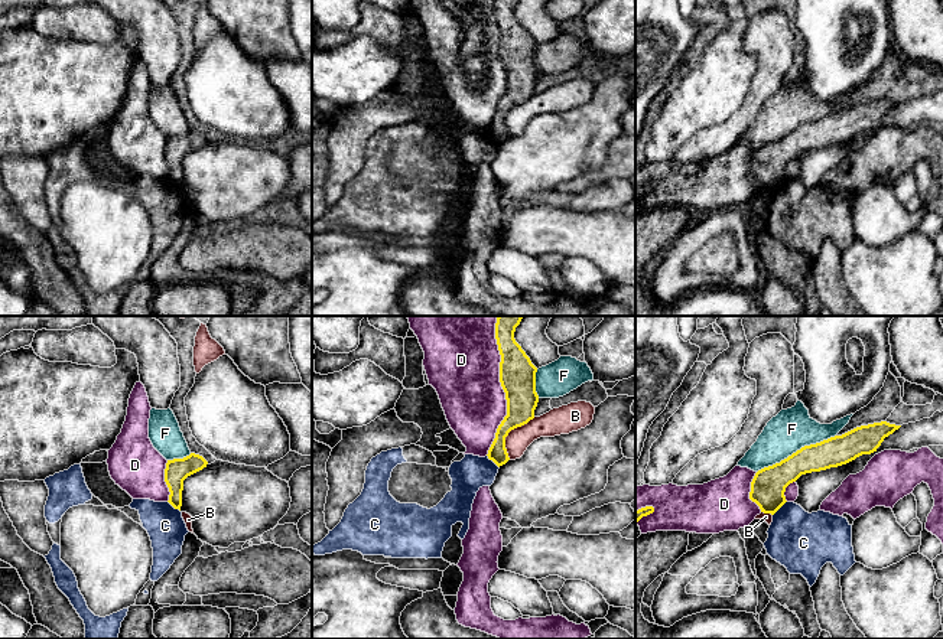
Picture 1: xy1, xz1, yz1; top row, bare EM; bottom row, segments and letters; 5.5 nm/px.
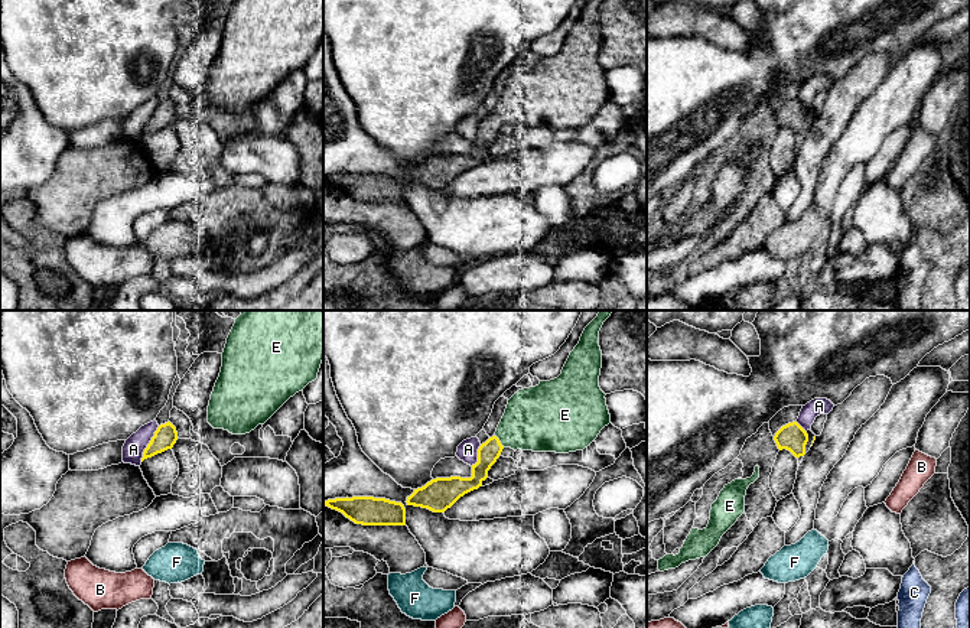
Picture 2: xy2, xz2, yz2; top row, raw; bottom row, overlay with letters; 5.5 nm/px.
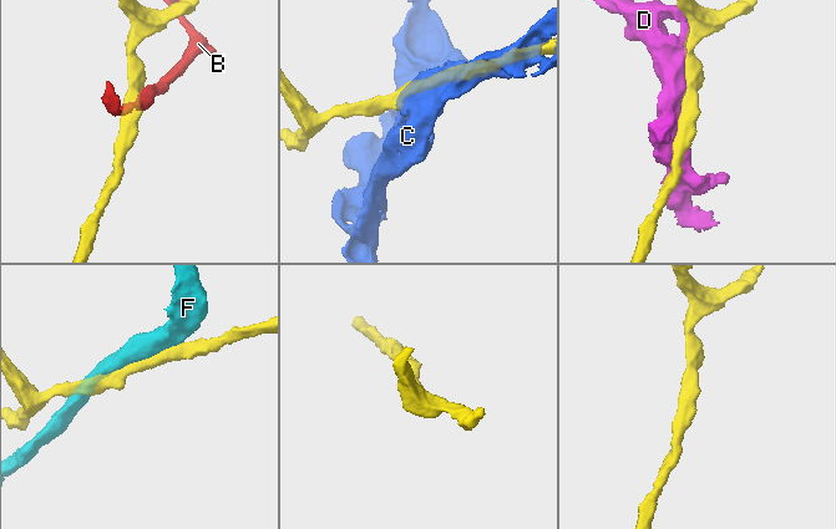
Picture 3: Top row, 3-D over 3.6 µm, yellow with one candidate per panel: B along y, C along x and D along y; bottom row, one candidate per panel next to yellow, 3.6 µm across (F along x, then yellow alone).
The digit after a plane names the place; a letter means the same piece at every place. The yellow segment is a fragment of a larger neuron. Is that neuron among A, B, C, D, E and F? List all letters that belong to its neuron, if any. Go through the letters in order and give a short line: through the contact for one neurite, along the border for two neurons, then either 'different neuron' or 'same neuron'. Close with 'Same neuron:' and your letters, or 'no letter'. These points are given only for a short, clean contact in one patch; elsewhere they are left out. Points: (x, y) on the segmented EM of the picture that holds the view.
A: line xy2 (159, 426), (140, 461); different neuron
B: line xz1 (535, 417), (514, 427), (506, 437), (509, 459); different neuron
C: line xz1 (487, 455), (498, 468); different neuron
D: different neuron
E: same neuron
F: different neuron
Same neuron: E

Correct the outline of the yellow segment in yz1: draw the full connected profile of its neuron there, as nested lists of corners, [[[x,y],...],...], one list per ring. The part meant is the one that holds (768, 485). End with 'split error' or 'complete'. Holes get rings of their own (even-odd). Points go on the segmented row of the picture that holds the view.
[[[881,421],[804,446],[780,463],[758,470],[751,482],[749,499],[761,512],[774,515],[787,502],[786,488],[801,475],[838,467],[862,454],[871,454],[900,427]]]; complete

